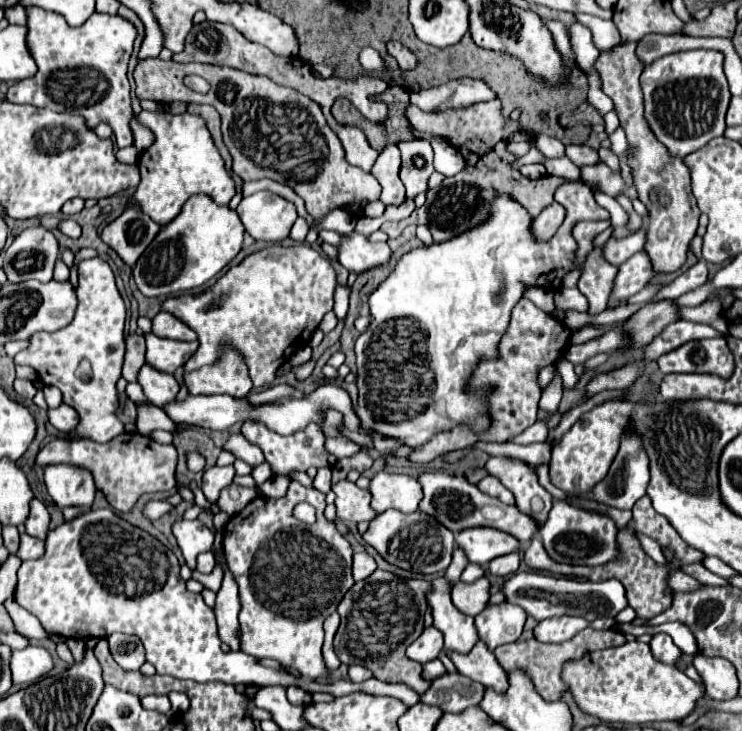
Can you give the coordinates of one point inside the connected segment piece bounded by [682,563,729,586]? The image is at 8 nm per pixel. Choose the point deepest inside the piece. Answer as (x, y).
(698, 571)

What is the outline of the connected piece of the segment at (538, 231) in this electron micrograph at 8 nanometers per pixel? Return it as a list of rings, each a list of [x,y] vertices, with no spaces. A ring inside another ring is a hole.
[[[553,202],[537,218],[533,218],[531,230],[539,240],[549,240],[563,222],[563,218],[565,218],[565,210],[557,202]]]

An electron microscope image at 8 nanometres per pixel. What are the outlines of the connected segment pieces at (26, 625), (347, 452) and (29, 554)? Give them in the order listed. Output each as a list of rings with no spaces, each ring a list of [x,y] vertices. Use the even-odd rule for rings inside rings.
[[[13,598],[5,600],[5,608],[7,608],[7,612],[9,612],[9,616],[11,616],[13,624],[15,624],[15,632],[19,632],[19,634],[23,634],[27,638],[37,638],[37,640],[47,638],[47,632],[43,630],[39,620],[33,614],[29,614],[27,610],[23,610]]]
[[[327,438],[325,442],[325,448],[335,454],[337,458],[349,458],[353,454],[359,454],[361,452],[361,446],[347,440],[347,438]]]
[[[21,534],[21,544],[19,544],[19,552],[17,556],[21,560],[37,560],[41,558],[45,552],[45,542],[39,538],[33,538],[29,534]]]

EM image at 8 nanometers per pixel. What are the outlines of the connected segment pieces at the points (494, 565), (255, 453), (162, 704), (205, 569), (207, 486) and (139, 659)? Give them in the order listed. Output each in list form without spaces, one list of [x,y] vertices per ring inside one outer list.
[[[517,554],[499,556],[489,562],[489,572],[495,576],[511,576],[519,570],[519,564],[521,564],[521,558]]]
[[[241,432],[231,434],[231,436],[229,436],[229,440],[225,442],[223,450],[229,450],[233,456],[237,456],[237,458],[245,460],[245,462],[247,462],[247,464],[251,464],[251,466],[259,466],[259,464],[265,460],[265,456],[263,456],[261,448],[259,448],[259,446],[255,446],[255,444],[251,444],[251,442],[241,434]]]
[[[148,695],[141,699],[142,706],[147,710],[155,710],[157,712],[169,712],[171,710],[171,702],[167,695]]]
[[[205,552],[205,554],[199,554],[199,556],[197,556],[197,570],[199,570],[201,574],[211,574],[213,568],[215,568],[213,552]]]
[[[213,466],[213,468],[205,470],[205,474],[203,474],[203,484],[201,484],[201,492],[205,494],[207,502],[215,504],[217,498],[219,498],[219,492],[233,482],[233,476],[235,476],[233,466],[225,466],[225,468]]]
[[[111,634],[109,650],[115,662],[125,670],[139,670],[145,664],[145,648],[137,636],[127,634]]]

